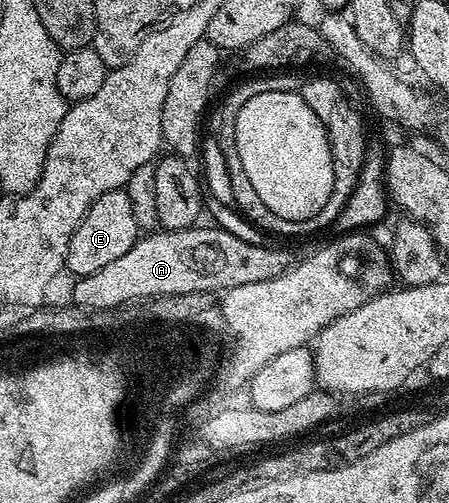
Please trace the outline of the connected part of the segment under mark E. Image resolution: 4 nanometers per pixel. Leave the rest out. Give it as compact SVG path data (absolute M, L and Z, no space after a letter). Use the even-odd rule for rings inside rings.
M125 190L100 194L100 198L92 202L88 214L84 214L80 226L76 226L72 242L68 242L65 271L71 272L74 278L96 274L96 270L104 270L108 262L116 262L116 258L128 254L139 239L136 214L132 214L132 202Z

